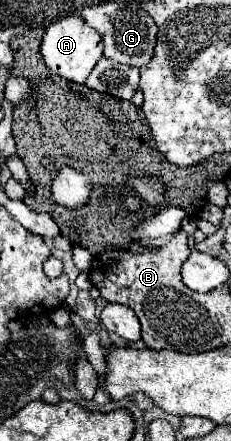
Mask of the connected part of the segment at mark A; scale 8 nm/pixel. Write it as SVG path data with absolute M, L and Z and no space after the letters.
M67 16L47 28L43 42L41 42L41 56L43 56L45 66L53 74L57 74L69 82L85 84L93 66L103 56L103 42L101 42L101 36L95 30L91 30L81 16Z

